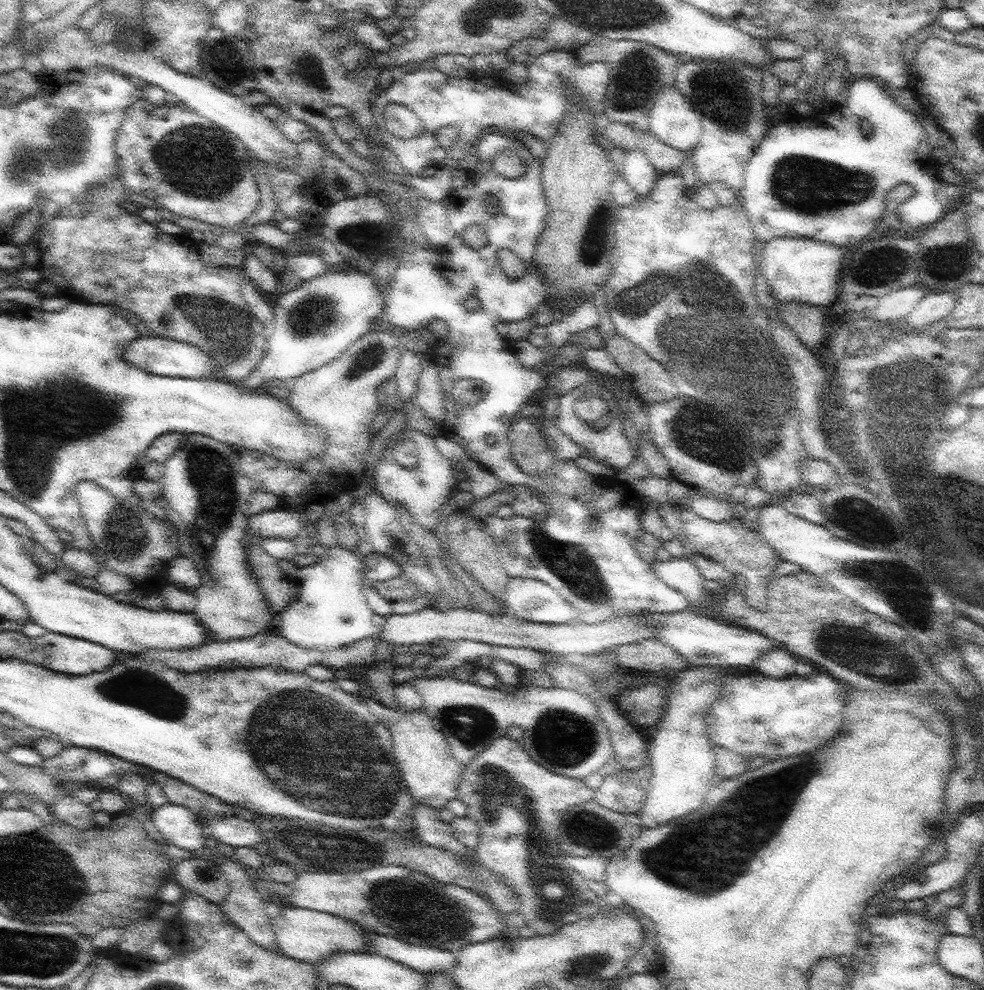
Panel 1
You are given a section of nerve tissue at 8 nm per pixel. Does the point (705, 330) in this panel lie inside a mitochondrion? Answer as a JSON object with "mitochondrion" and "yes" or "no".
{"mitochondrion":"yes"}

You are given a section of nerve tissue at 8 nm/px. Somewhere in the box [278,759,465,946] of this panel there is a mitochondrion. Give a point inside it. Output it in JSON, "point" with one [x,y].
{"point":[345,850]}

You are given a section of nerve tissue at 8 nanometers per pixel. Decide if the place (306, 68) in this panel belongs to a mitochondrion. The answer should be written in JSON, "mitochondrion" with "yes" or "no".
{"mitochondrion":"yes"}

